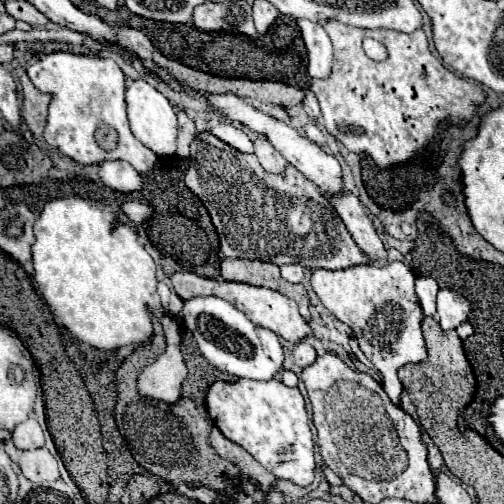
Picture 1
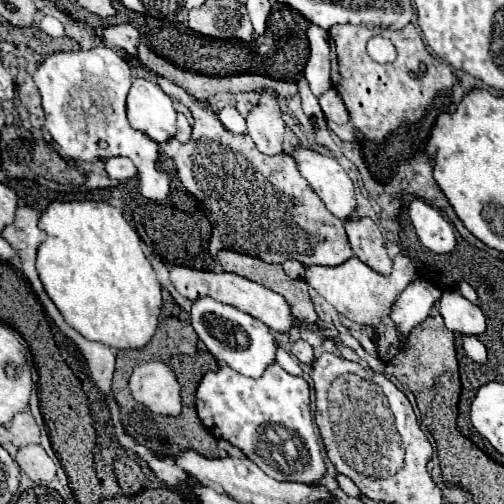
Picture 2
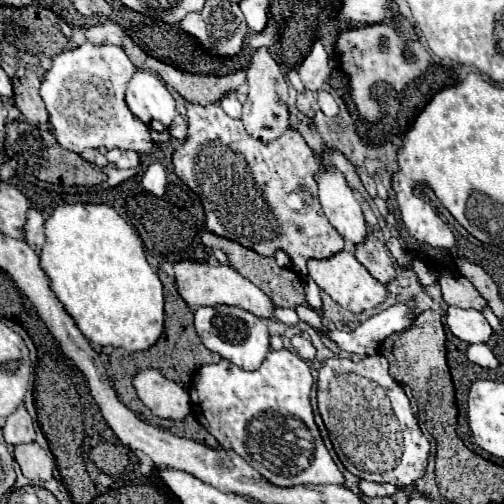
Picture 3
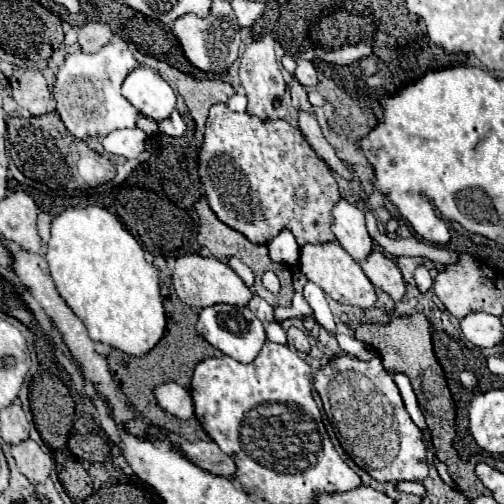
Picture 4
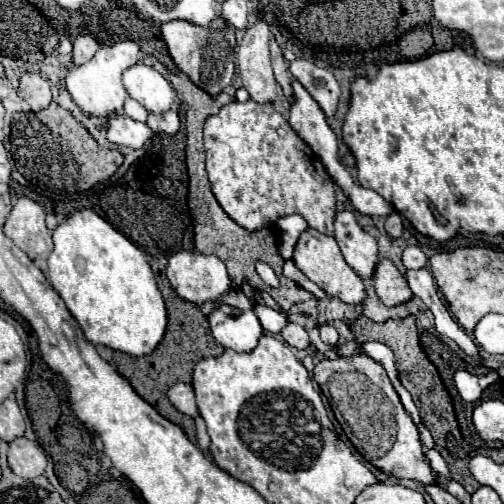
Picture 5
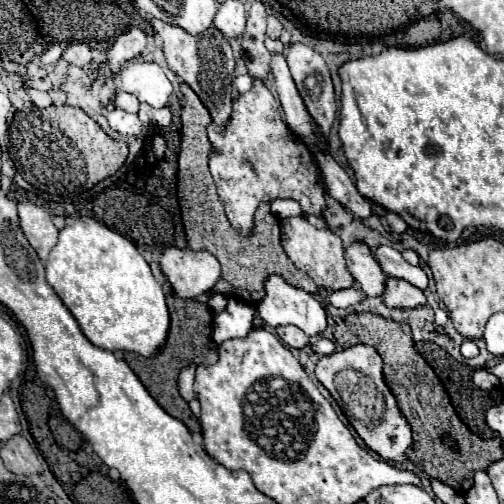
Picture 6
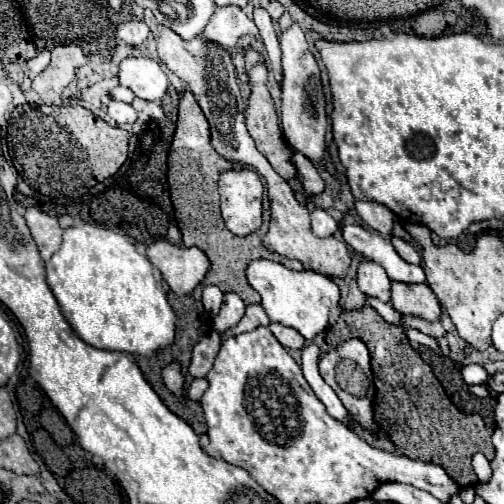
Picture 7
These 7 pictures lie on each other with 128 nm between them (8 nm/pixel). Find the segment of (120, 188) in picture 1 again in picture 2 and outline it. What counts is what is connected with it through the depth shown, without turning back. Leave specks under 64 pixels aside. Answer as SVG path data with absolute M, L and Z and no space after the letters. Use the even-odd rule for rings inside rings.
M108 158L106 160L106 174L114 180L130 180L136 176L136 166L128 158Z

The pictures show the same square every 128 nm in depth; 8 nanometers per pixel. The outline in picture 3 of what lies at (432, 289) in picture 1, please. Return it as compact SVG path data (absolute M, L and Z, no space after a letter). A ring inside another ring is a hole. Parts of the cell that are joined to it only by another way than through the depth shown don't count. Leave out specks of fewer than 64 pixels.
M400 302L368 318L352 332L336 330L336 328L328 328L328 332L322 332L322 330L316 330L316 332L320 336L328 336L344 352L368 356L368 354L374 354L390 334L412 328L416 316L418 314L414 312L412 306ZM276 308L276 310L274 310L274 320L286 322L286 324L290 324L290 326L296 326L296 324L302 322L302 320L298 318L298 314L296 314L294 310L290 310L290 308Z

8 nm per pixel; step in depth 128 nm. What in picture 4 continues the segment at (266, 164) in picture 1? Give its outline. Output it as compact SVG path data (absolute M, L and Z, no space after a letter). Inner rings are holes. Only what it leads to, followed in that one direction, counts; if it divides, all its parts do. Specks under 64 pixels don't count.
M264 36L262 40L254 40L246 46L242 58L240 58L240 80L242 88L248 98L246 112L250 116L256 116L260 120L278 120L286 118L288 104L286 104L286 80L278 66L278 60L274 56L274 38Z

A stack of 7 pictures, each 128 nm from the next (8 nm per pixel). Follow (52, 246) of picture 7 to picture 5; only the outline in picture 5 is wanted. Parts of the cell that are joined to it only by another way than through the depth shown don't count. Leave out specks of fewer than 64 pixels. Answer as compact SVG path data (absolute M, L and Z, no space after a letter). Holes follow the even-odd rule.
M20 196L2 226L2 232L24 250L40 270L46 270L46 260L52 252L52 232L46 228L44 218L44 210L32 198Z

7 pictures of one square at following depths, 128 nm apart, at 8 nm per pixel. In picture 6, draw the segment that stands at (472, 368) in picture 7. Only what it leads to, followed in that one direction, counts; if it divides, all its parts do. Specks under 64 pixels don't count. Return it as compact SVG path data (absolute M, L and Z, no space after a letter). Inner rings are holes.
M478 368L478 370L472 374L472 380L474 380L474 384L476 384L478 388L482 388L482 390L492 390L492 388L500 386L500 380L498 380L496 376L488 374L488 372L482 370L482 368Z

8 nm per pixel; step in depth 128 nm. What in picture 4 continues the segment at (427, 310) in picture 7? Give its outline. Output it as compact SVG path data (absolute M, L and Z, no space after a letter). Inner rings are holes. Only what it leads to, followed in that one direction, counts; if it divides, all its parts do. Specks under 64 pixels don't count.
M372 250L370 256L364 262L360 262L360 266L376 288L388 292L394 300L402 300L404 278L402 278L400 268L388 256L384 256L378 250Z

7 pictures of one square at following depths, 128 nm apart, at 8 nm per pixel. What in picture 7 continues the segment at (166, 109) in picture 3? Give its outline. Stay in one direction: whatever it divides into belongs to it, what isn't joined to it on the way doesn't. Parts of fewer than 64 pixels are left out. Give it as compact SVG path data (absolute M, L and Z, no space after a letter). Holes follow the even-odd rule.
M146 56L120 62L120 84L130 88L138 98L150 102L162 100L170 86L160 62Z

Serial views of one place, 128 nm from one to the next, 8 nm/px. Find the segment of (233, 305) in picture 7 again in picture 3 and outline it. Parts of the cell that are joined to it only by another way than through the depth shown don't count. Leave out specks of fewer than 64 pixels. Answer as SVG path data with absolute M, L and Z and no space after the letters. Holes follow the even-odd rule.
M200 306L194 312L194 326L202 344L220 354L224 360L236 364L242 370L256 370L264 362L264 356L270 350L270 334L266 322L254 314L236 308L236 306Z

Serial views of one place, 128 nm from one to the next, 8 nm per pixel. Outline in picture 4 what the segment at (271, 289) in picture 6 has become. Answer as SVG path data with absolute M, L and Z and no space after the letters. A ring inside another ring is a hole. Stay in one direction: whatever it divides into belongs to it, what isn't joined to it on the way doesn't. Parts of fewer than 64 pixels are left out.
M270 322L270 324L264 324L266 328L266 334L268 334L268 340L270 342L276 342L276 344L286 344L287 335L284 329L278 322Z

